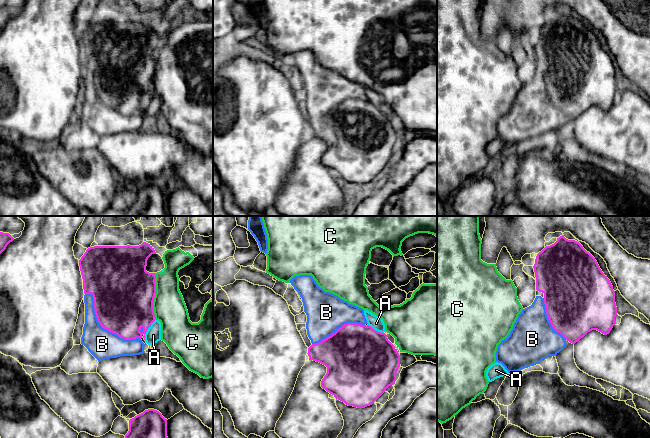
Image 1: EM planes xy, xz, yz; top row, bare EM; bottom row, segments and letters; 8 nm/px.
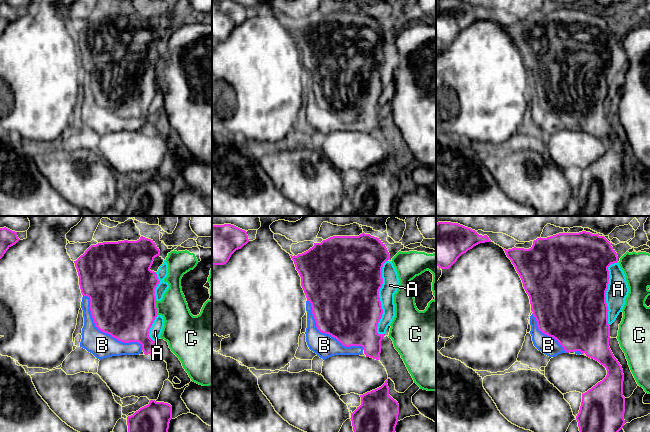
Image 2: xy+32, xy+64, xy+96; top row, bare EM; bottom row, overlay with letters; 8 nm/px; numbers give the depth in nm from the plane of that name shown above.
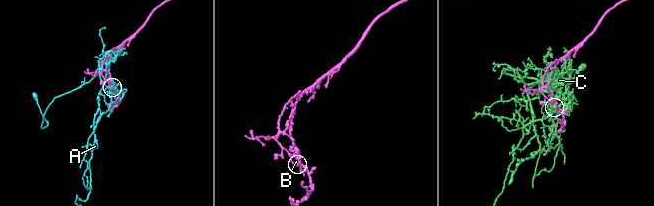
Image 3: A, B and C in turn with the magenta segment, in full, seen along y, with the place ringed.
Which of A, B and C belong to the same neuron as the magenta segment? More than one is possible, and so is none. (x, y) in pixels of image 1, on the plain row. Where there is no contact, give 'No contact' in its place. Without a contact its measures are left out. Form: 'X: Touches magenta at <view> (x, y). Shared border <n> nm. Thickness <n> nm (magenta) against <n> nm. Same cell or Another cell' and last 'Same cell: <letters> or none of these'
A: Touches magenta at xy (147, 105). Shared border 180 nm. Thickness 420 nm (magenta) against 120 nm. Another cell
B: Touches magenta at xy (102, 102). Shared border 600 nm. Thickness 480 nm (magenta) against 240 nm. Same cell
C: Touches magenta at xy (154, 72). Shared border 380 nm. Thickness 480 nm (magenta) against 260 nm. Another cell
Same cell: B

